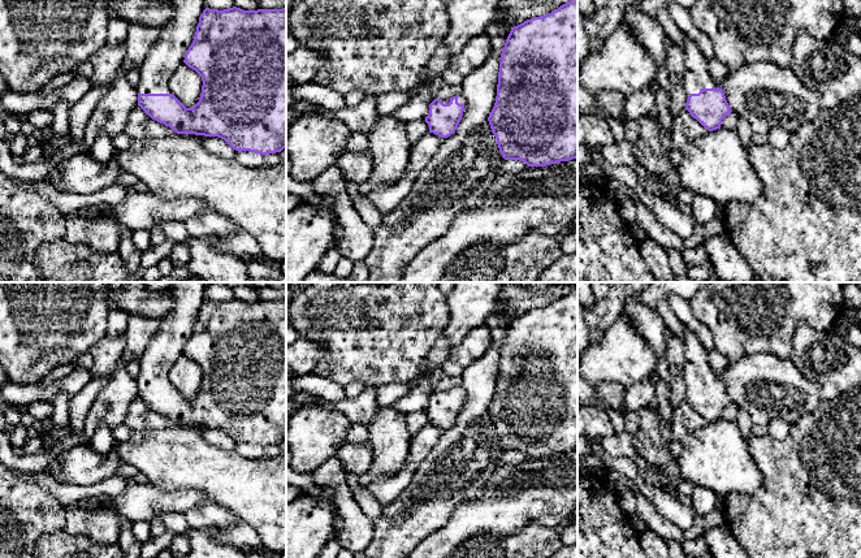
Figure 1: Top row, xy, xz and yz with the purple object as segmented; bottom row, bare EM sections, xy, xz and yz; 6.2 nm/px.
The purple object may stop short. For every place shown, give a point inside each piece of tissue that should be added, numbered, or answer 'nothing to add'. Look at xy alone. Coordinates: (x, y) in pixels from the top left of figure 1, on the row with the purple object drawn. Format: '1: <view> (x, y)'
1: xy (176, 37)

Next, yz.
1: yz (696, 76)

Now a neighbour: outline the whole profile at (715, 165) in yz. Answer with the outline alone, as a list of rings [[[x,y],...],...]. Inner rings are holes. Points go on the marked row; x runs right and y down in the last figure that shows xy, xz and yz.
[[[717,129],[689,140],[682,150],[682,161],[675,168],[674,179],[680,189],[713,199],[719,207],[731,202],[752,203],[763,191],[763,185],[752,166],[736,130]]]

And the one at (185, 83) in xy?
[[[185,62],[179,64],[169,78],[172,94],[186,108],[192,108],[199,101],[202,86],[202,77]]]

